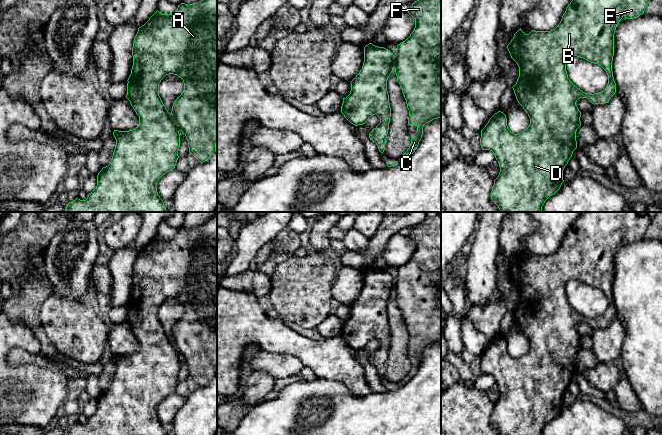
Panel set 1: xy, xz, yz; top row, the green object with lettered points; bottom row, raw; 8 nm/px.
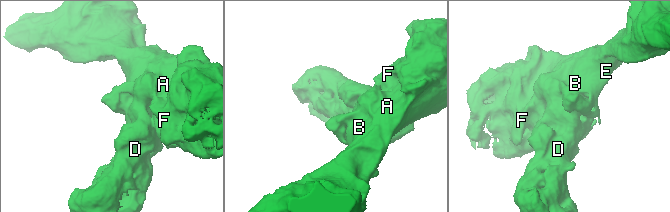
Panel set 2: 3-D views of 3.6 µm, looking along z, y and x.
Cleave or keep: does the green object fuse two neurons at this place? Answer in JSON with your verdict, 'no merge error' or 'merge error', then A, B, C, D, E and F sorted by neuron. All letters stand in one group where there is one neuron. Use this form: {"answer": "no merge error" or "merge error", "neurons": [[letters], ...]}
{"answer": "no merge error", "neurons": [["A", "B", "C", "D", "E", "F"]]}

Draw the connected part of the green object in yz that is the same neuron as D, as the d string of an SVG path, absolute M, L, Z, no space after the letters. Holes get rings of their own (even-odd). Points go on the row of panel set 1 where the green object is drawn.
M572 0L558 26L551 31L535 31L525 34L521 28L514 34L507 45L511 58L519 67L519 77L512 87L518 103L530 118L529 126L519 134L512 133L507 126L506 115L498 111L481 130L480 145L482 150L494 153L499 163L500 172L494 180L491 199L500 212L541 212L545 201L561 187L563 170L577 148L576 131L581 126L581 112L576 102L587 98L592 104L608 103L616 93L613 77L612 61L614 56L614 34L618 22L625 16L627 19L637 18L644 14L650 0ZM570 56L583 58L600 65L608 75L606 88L598 93L585 93L577 88L568 78L566 61Z

